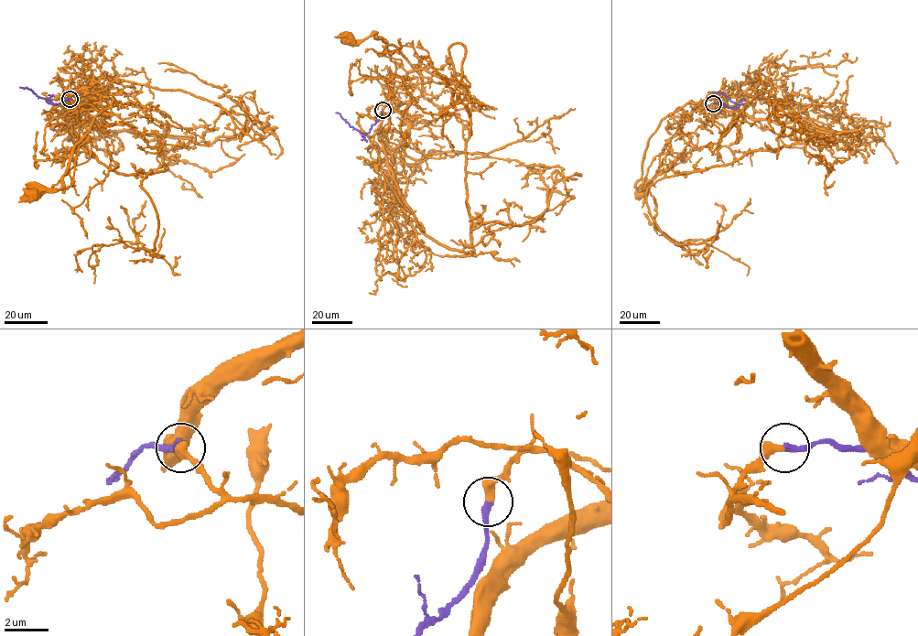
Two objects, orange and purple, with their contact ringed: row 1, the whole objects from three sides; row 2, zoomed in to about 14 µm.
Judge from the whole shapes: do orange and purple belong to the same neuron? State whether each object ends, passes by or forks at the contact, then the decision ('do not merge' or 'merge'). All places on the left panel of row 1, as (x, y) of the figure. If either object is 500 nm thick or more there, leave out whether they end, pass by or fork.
orange ends | purple ends | merge

